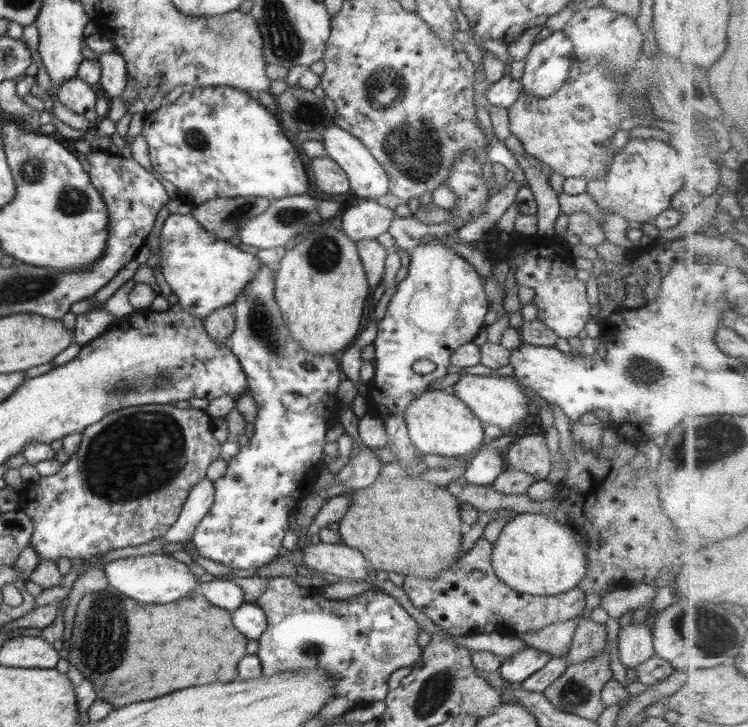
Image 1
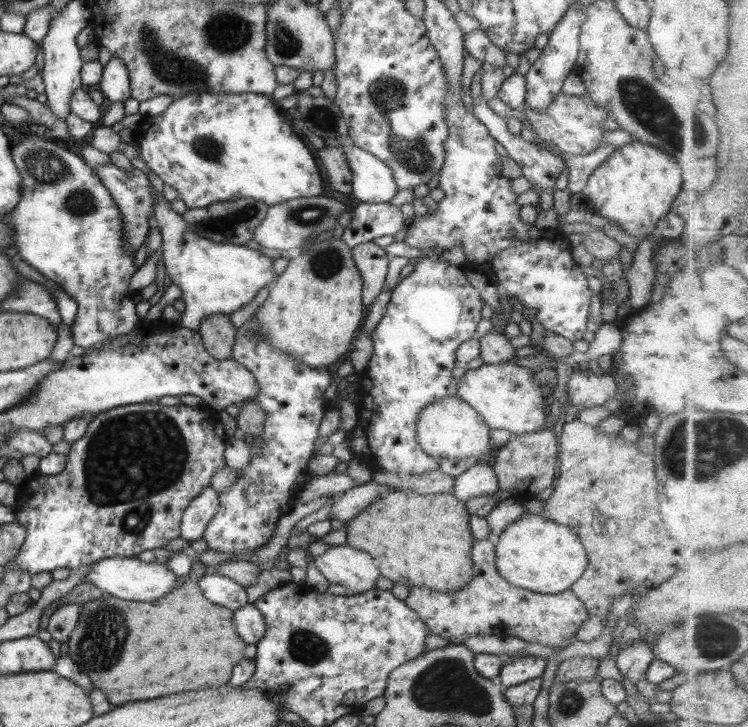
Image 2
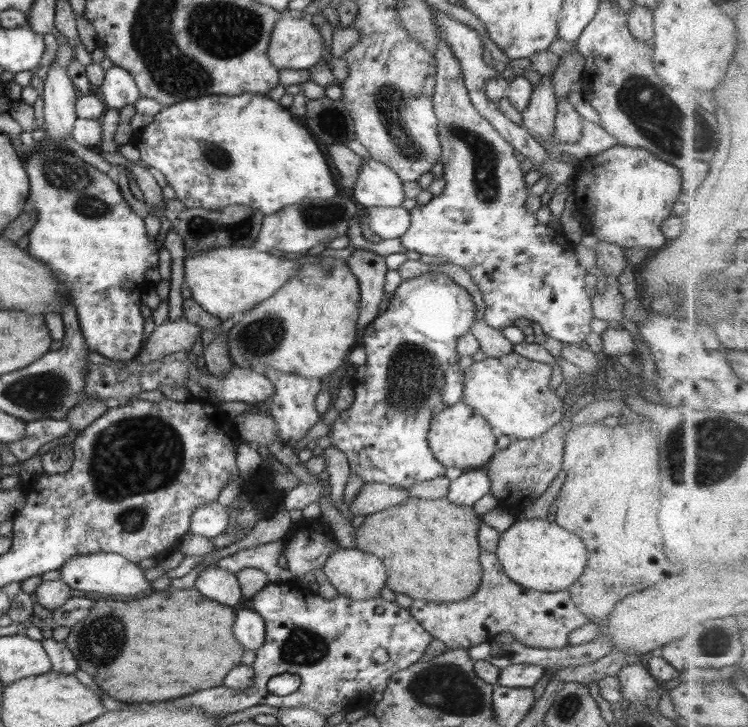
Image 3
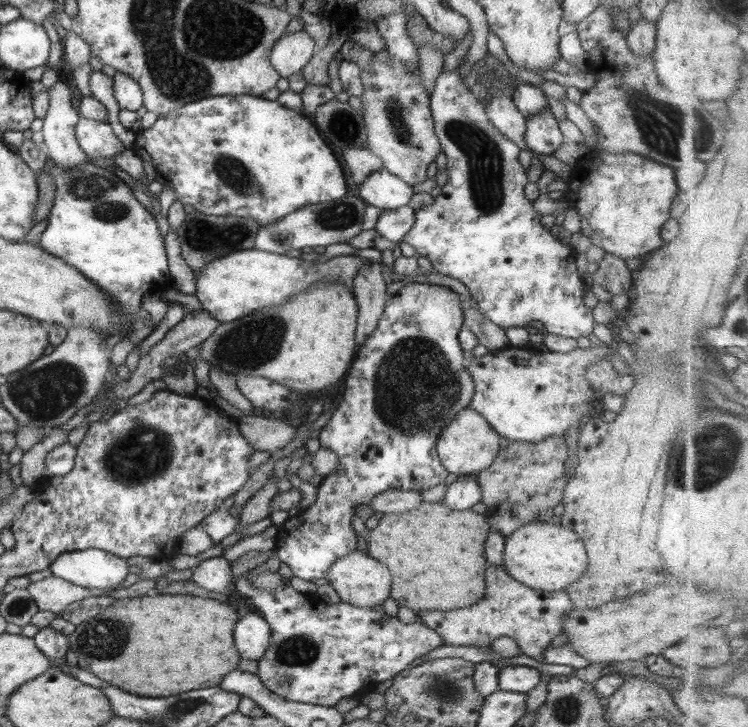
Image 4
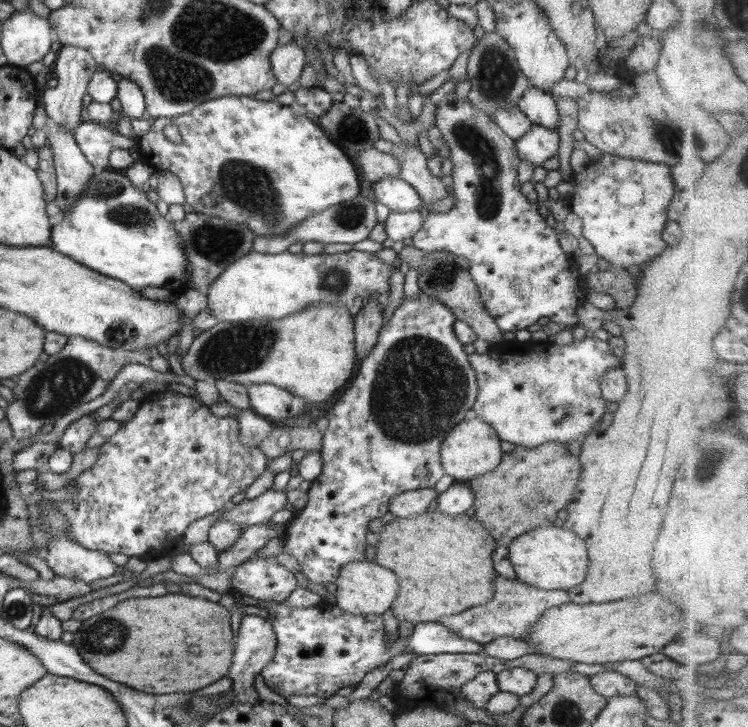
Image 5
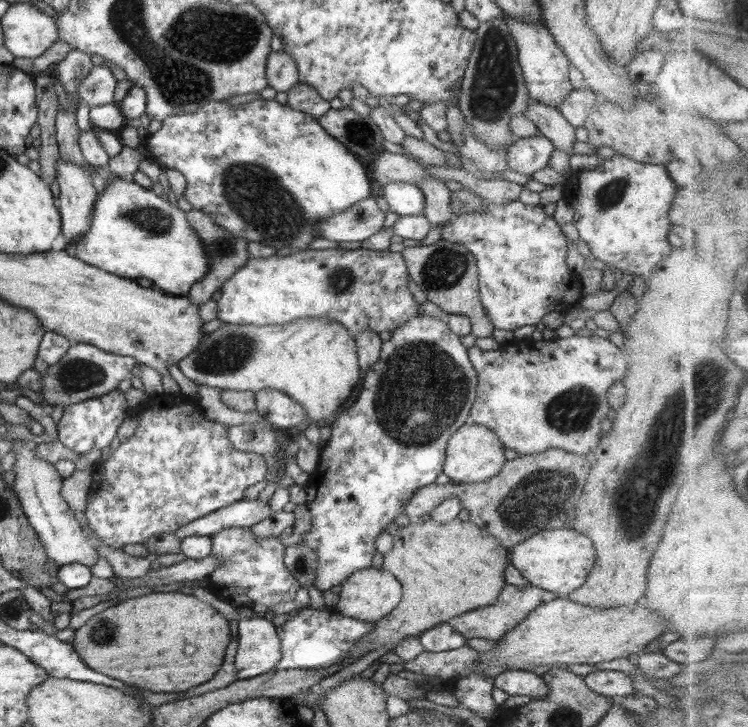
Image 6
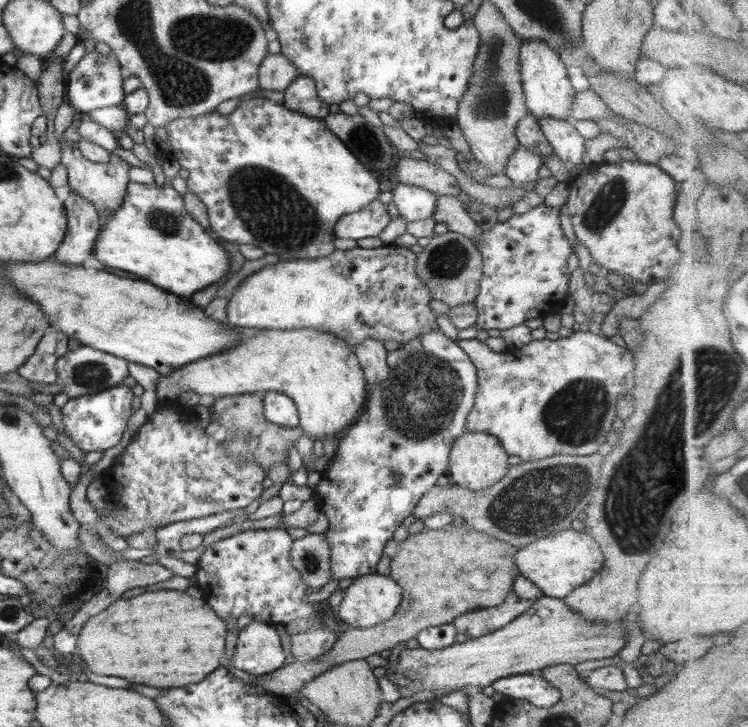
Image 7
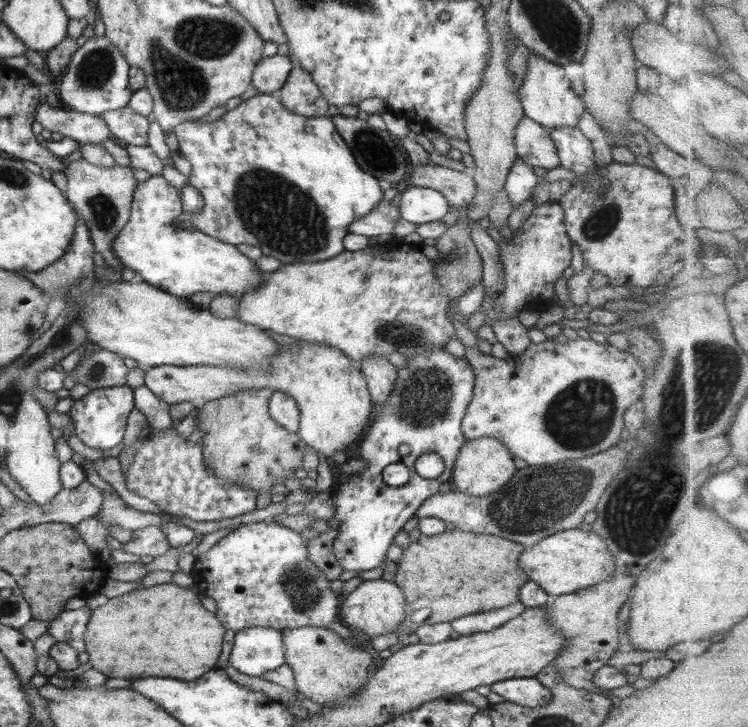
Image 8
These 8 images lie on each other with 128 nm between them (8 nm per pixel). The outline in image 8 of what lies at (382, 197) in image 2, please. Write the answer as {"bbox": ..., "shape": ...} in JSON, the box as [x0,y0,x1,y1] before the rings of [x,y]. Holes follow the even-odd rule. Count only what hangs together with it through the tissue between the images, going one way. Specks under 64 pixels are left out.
{"bbox":[397,185,450,224],"shape":[[[410,185],[400,192],[400,204],[397,207],[400,219],[412,224],[426,224],[442,220],[448,214],[450,205],[441,192]]]}

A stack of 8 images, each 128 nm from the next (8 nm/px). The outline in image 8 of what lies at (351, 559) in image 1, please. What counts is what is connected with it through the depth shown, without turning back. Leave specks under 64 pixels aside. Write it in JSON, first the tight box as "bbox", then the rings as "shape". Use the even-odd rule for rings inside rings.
{"bbox":[339,579,406,636],"shape":[[[384,579],[365,580],[349,594],[342,597],[339,613],[350,629],[364,631],[370,636],[397,632],[405,620],[406,601],[404,591],[394,582]]]}

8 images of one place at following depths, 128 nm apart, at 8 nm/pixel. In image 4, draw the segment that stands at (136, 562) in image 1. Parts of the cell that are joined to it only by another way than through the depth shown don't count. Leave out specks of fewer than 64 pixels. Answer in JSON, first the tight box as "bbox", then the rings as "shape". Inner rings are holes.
{"bbox":[49,549,132,590],"shape":[[[88,549],[62,552],[62,554],[50,564],[49,568],[54,576],[68,580],[68,582],[72,584],[83,586],[84,588],[107,590],[108,588],[119,588],[126,580],[132,579],[128,566],[129,564],[126,563],[125,558],[103,550]]]}

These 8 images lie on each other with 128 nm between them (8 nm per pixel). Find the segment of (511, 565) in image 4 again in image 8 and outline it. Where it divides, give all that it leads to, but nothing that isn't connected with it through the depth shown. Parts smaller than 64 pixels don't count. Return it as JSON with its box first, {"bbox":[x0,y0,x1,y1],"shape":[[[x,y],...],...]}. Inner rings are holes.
{"bbox":[518,526,616,598],"shape":[[[584,526],[580,530],[564,530],[546,536],[546,540],[540,540],[536,546],[530,547],[532,550],[522,552],[518,558],[520,568],[551,598],[593,587],[608,579],[616,570],[616,560],[602,538],[584,530],[588,528]]]}

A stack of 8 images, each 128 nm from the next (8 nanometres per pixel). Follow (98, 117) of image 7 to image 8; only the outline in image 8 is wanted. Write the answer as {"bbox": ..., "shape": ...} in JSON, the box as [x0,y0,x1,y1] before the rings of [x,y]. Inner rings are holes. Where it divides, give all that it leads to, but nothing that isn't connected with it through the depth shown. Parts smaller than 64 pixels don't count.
{"bbox":[101,106,150,146],"shape":[[[128,106],[106,111],[101,116],[108,125],[114,140],[124,141],[126,144],[133,144],[134,146],[146,146],[148,144],[147,130],[150,123],[146,116],[134,112]]]}

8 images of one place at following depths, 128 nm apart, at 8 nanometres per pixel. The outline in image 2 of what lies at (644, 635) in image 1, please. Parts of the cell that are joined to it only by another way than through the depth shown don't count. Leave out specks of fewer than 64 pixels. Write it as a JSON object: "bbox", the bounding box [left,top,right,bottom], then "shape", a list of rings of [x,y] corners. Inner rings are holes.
{"bbox":[614,639,655,684],"shape":[[[639,639],[620,649],[614,659],[622,676],[635,684],[638,680],[646,679],[646,669],[655,656],[648,643]]]}

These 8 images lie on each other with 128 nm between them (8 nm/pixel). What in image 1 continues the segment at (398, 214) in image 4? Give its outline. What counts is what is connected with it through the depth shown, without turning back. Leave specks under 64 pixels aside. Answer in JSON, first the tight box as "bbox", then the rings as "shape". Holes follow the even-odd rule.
{"bbox":[340,199,396,243],"shape":[[[364,199],[350,206],[340,218],[342,231],[355,243],[362,239],[376,239],[389,231],[396,213],[392,208],[382,206],[378,200]]]}

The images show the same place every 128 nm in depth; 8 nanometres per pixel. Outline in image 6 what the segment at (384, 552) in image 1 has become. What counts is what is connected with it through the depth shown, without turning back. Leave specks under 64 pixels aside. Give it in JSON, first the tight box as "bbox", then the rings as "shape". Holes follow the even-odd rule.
{"bbox":[346,518,509,662],"shape":[[[456,518],[450,522],[438,523],[430,519],[417,523],[412,519],[408,525],[398,527],[394,534],[392,549],[383,556],[382,568],[401,582],[403,588],[401,601],[388,616],[374,623],[371,632],[366,632],[366,636],[362,636],[356,648],[348,652],[346,661],[352,662],[352,657],[358,660],[358,655],[364,656],[384,645],[396,648],[396,645],[406,637],[417,637],[420,633],[440,623],[447,623],[448,620],[465,612],[493,605],[506,583],[504,570],[508,567],[506,564],[506,560],[509,560],[508,552],[507,548],[502,548],[502,544],[495,536],[469,520],[462,521]]]}

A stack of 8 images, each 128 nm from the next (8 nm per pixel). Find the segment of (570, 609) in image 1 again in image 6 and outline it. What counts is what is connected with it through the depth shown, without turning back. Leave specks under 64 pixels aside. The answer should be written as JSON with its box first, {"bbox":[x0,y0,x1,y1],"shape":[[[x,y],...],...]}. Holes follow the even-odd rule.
{"bbox":[447,583,558,640],"shape":[[[504,583],[504,587],[502,587],[502,591],[500,591],[500,595],[498,595],[498,599],[493,605],[475,608],[448,620],[447,623],[467,639],[485,638],[486,640],[499,640],[507,632],[510,632],[510,629],[518,627],[518,624],[523,622],[534,608],[538,608],[540,604],[546,604],[547,601],[556,600],[556,598],[558,598],[558,594],[548,592],[537,586],[528,584],[518,587]]]}

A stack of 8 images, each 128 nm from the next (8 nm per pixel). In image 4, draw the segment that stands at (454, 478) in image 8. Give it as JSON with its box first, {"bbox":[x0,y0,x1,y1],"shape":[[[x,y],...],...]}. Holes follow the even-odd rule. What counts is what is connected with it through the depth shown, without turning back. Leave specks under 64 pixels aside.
{"bbox":[436,407,501,476],"shape":[[[469,407],[464,408],[455,419],[446,424],[442,433],[436,439],[436,452],[438,458],[448,473],[476,476],[488,468],[496,459],[501,449],[500,435],[486,422],[486,420]]]}

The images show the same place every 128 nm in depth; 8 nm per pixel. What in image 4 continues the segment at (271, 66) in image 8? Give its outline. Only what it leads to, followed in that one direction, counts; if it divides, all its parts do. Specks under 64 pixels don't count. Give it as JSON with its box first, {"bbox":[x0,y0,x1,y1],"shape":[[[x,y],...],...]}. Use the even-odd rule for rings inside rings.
{"bbox":[270,29,315,78],"shape":[[[304,29],[292,33],[286,31],[270,51],[270,64],[281,77],[287,78],[301,71],[315,51],[314,39]]]}

